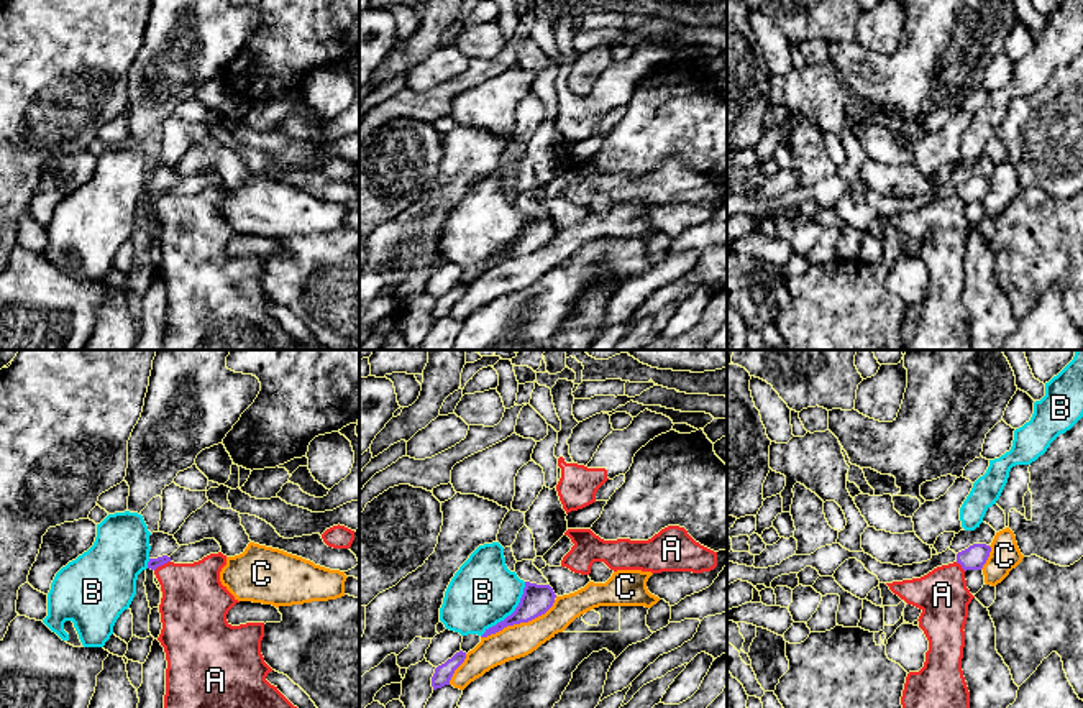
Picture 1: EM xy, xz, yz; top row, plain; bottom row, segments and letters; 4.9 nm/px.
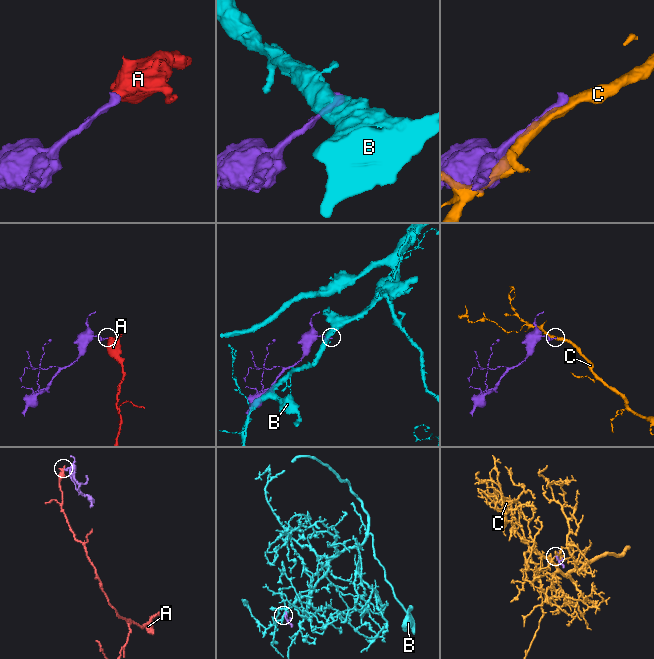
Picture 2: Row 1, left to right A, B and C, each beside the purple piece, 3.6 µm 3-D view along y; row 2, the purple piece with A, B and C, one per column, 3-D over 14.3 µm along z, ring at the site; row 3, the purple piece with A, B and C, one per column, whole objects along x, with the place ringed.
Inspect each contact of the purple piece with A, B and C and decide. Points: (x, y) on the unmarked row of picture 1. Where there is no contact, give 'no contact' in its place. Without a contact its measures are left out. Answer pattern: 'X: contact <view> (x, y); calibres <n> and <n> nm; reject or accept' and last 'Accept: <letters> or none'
A: contact xy (161, 196); calibres 60 and 320 nm; reject
B: contact xz (512, 245); calibres 150 and 320 nm; reject
C: contact xz (519, 255); calibres 150 and 160 nm; reject
Accept: none

